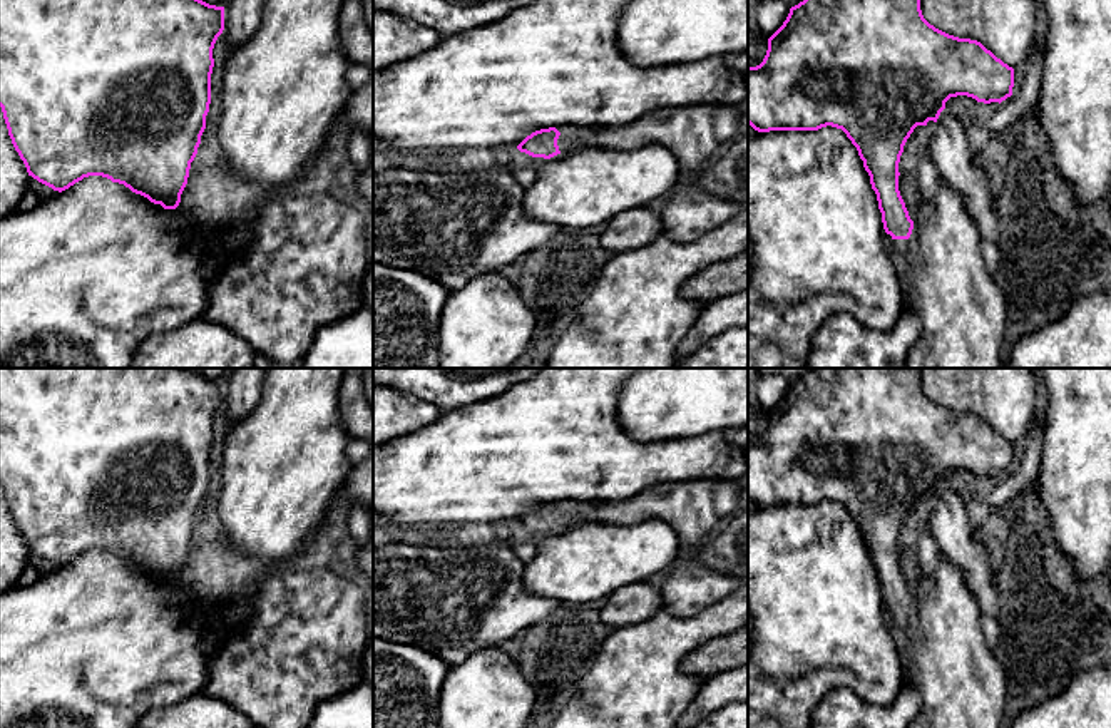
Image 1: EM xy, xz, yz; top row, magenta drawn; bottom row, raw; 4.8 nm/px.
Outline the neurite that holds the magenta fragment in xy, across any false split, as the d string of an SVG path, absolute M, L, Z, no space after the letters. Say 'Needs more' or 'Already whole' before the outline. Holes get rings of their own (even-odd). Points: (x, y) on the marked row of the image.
Already whole. M0 0L0 107L12 144L28 176L59 192L84 177L102 176L164 209L176 209L206 129L214 67L212 49L223 30L224 7L202 0Z

